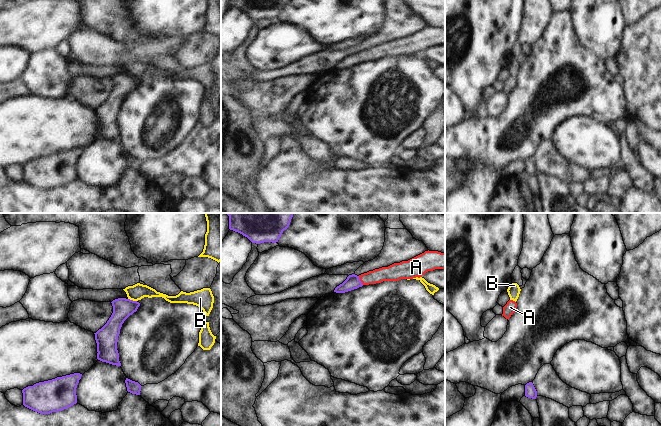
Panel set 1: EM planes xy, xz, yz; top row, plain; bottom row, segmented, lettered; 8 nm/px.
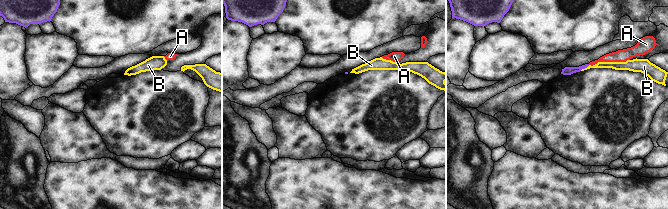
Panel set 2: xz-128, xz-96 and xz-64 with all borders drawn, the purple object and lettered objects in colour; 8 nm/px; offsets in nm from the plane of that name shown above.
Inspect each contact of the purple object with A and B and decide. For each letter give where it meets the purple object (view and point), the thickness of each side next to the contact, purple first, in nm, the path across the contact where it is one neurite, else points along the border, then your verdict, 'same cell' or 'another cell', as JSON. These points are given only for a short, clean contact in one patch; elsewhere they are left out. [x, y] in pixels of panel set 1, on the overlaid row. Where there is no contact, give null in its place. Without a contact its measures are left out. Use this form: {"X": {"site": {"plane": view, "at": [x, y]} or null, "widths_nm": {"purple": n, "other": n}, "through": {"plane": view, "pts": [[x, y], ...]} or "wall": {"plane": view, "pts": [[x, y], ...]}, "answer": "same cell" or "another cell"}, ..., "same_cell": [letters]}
{"A": {"site": {"plane": "xz", "at": [359, 280]}, "widths_nm": {"purple": 120, "other": 120}, "through": {"plane": "xz", "pts": [[352, 282], [359, 280], [389, 273]]}, "answer": "same cell"}, "B": {"site": {"plane": "xy", "at": [132, 300]}, "widths_nm": {"purple": 160, "other": 130}, "wall": {"plane": "xy", "pts": [[128, 298], [136, 301]]}, "answer": "another cell"}, "same_cell": ["A"]}

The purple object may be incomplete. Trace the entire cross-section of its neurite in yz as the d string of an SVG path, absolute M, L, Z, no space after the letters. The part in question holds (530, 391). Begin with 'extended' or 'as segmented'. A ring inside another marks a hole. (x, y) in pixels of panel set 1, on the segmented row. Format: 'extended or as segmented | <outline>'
as segmented | M532 382L525 385L525 396L528 398L536 399L537 391Z

